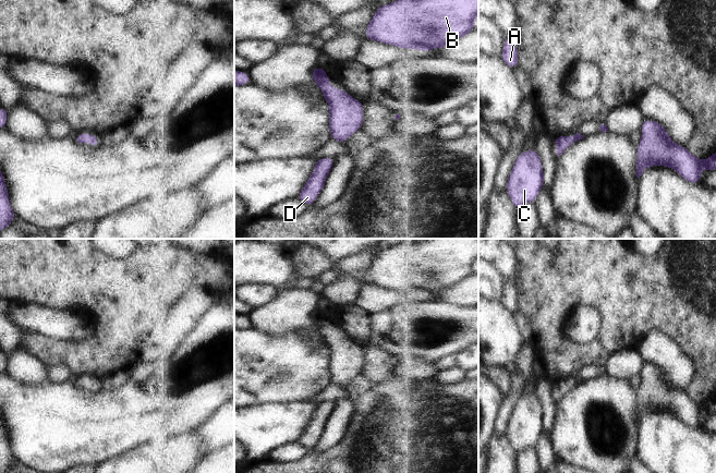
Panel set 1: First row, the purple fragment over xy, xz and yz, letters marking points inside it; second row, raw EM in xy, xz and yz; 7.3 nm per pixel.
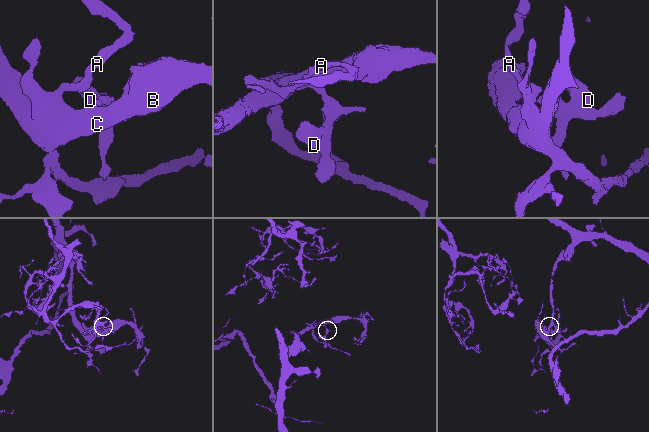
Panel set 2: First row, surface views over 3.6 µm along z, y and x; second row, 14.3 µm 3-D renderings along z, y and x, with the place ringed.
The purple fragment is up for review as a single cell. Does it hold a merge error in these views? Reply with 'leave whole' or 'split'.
leave whole

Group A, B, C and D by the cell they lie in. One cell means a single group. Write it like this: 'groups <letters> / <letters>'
groups A B C D

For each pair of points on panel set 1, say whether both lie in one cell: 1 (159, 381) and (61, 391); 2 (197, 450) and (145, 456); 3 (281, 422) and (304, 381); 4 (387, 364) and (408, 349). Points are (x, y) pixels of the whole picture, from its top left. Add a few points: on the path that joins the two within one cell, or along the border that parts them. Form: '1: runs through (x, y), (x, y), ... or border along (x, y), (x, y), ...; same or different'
1: runs through (135, 401), (85, 401); same
2: runs through (184, 452), (180, 456), (158, 456); same
3: border along (306, 400), (269, 402), (267, 404); different
4: border along (373, 346), (397, 358); different

